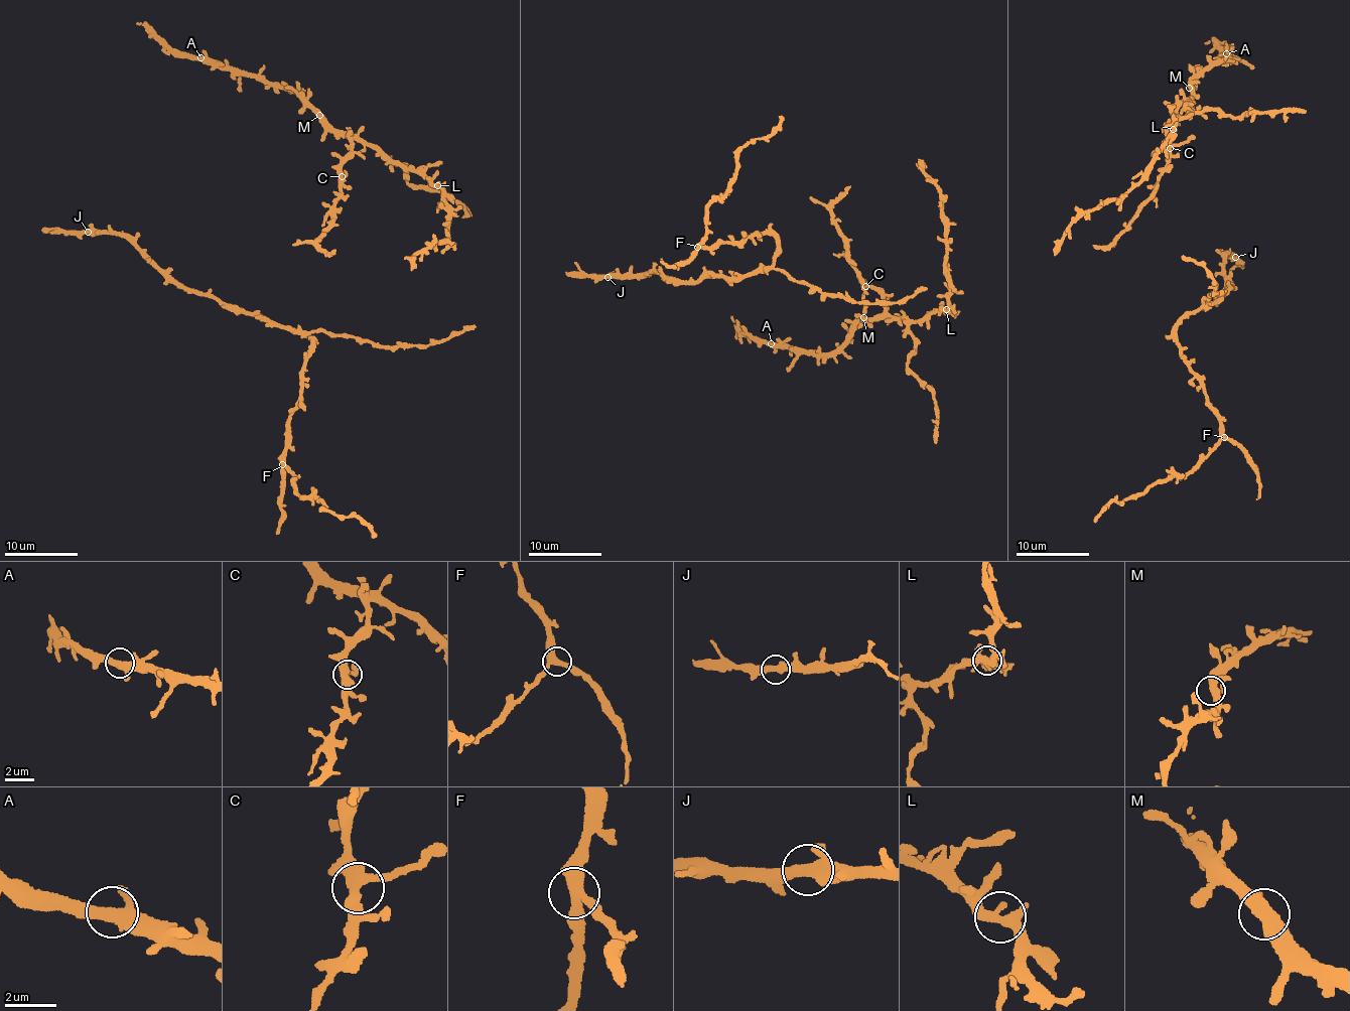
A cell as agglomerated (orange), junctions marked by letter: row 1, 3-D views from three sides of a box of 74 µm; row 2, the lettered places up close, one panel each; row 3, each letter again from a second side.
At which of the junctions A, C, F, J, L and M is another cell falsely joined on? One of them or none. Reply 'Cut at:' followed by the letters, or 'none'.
Cut at: none

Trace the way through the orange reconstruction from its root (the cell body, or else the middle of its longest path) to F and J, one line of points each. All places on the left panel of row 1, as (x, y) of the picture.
F: (474, 326), (420, 346), (374, 346), (348, 335), (320, 330), (310, 333), (312, 345), (290, 417), (281, 463)
J: (474, 326), (420, 346), (374, 346), (320, 330), (293, 333), (183, 290), (125, 237), (88, 232)

